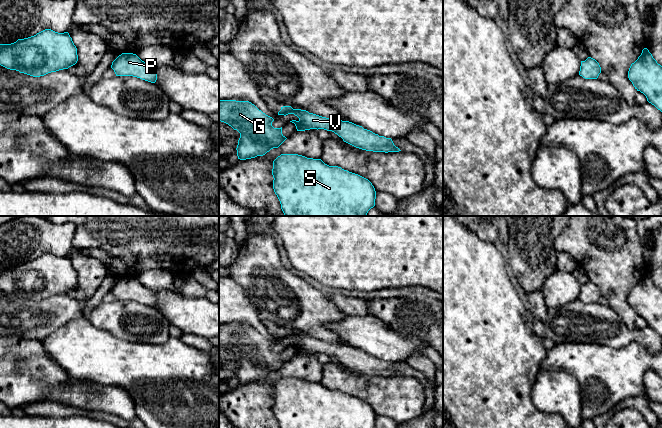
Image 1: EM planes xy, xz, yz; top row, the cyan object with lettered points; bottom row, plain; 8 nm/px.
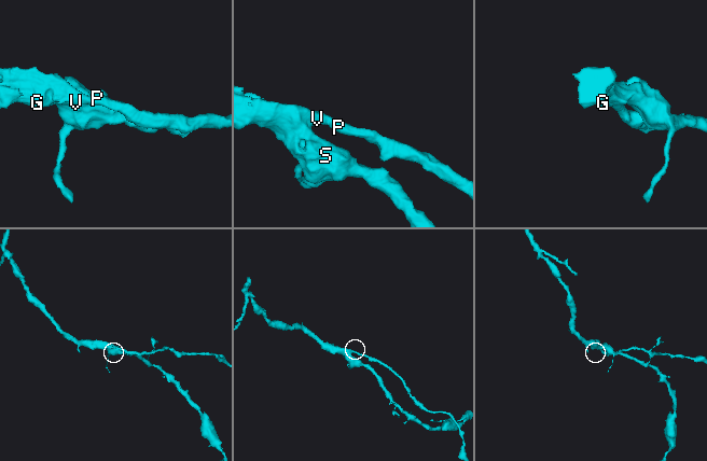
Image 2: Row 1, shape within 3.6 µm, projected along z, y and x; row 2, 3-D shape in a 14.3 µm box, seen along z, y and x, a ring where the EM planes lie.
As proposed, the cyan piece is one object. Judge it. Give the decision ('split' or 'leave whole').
leave whole

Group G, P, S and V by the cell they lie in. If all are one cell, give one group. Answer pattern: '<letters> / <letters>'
G P S V

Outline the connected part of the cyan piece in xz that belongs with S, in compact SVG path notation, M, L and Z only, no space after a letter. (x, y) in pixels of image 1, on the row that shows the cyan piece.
M281 154L273 161L273 189L285 216L366 216L375 206L376 191L372 183L338 166L329 166L321 159L298 154Z

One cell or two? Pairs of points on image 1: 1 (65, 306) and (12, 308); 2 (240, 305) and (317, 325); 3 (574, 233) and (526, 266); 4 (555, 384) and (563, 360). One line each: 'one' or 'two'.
1: one
2: two
3: two
4: two

